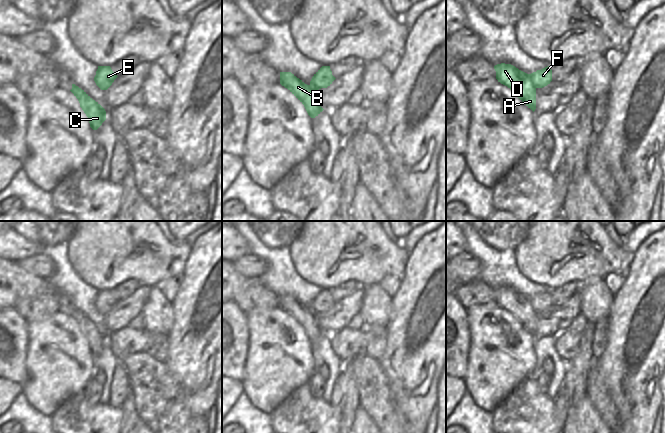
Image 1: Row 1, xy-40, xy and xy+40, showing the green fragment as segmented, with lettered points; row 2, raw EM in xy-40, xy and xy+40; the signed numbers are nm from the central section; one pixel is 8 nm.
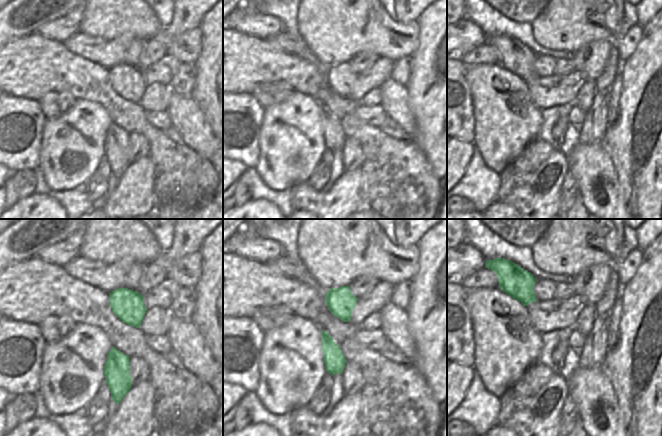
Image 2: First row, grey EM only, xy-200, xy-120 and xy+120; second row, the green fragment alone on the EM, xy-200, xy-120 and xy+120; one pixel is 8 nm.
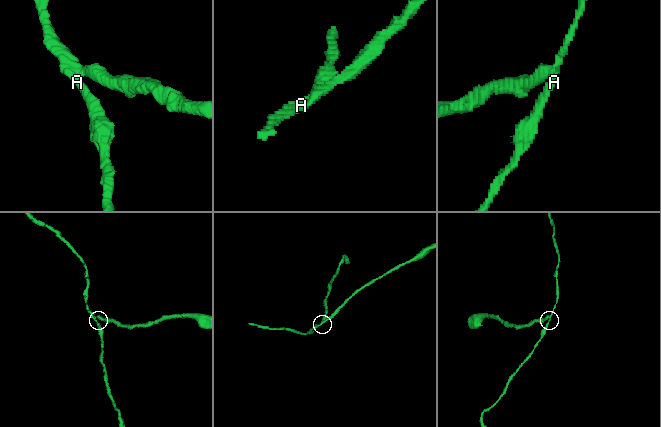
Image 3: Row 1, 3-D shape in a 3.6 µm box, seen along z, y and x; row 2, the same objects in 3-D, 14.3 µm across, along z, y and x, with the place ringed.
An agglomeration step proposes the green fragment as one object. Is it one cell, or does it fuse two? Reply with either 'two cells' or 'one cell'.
two cells

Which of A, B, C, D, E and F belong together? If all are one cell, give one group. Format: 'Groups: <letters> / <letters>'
Groups: A B C D / E F

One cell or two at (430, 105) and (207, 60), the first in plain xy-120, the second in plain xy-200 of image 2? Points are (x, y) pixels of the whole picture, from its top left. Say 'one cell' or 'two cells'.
one cell

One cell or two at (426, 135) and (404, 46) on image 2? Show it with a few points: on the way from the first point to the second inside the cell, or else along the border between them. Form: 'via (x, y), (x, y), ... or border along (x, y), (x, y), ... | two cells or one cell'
border along (418, 35), (418, 47), (409, 58) | two cells

